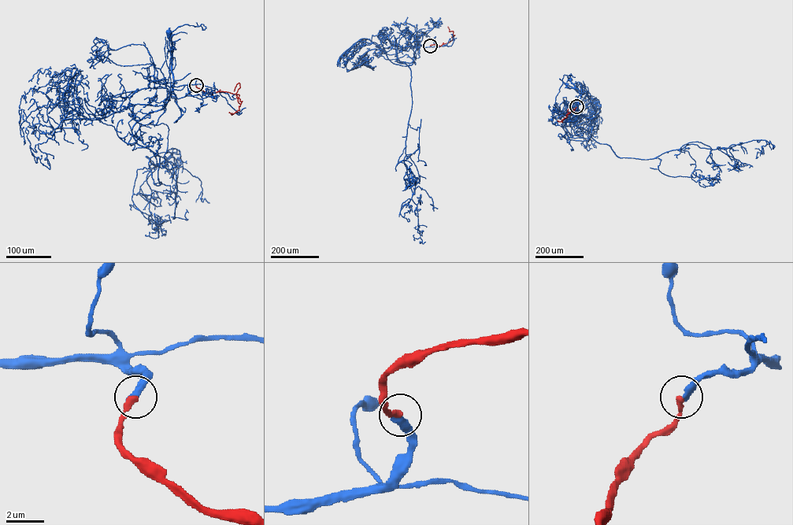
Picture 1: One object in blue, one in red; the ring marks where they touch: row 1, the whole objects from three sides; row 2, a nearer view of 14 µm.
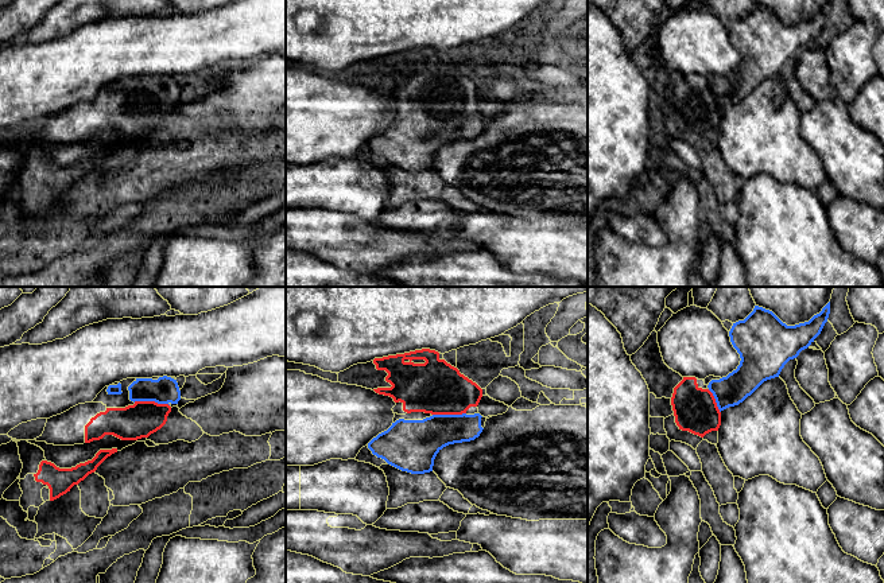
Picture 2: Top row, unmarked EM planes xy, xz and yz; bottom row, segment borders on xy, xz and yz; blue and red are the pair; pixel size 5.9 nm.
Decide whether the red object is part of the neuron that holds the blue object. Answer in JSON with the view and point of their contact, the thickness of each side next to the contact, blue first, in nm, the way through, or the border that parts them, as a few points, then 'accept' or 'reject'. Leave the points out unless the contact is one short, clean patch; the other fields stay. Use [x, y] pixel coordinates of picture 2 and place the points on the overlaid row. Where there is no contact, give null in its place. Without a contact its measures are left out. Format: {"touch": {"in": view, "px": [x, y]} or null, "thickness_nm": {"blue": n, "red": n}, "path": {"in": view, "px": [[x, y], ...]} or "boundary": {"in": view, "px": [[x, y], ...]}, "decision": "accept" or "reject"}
{"touch": {"in": "xy", "px": [151, 400]}, "thickness_nm": {"blue": 160, "red": 200}, "path": {"in": "xy", "px": [[165, 389], [151, 400], [151, 409], [142, 419]]}, "decision": "accept"}

